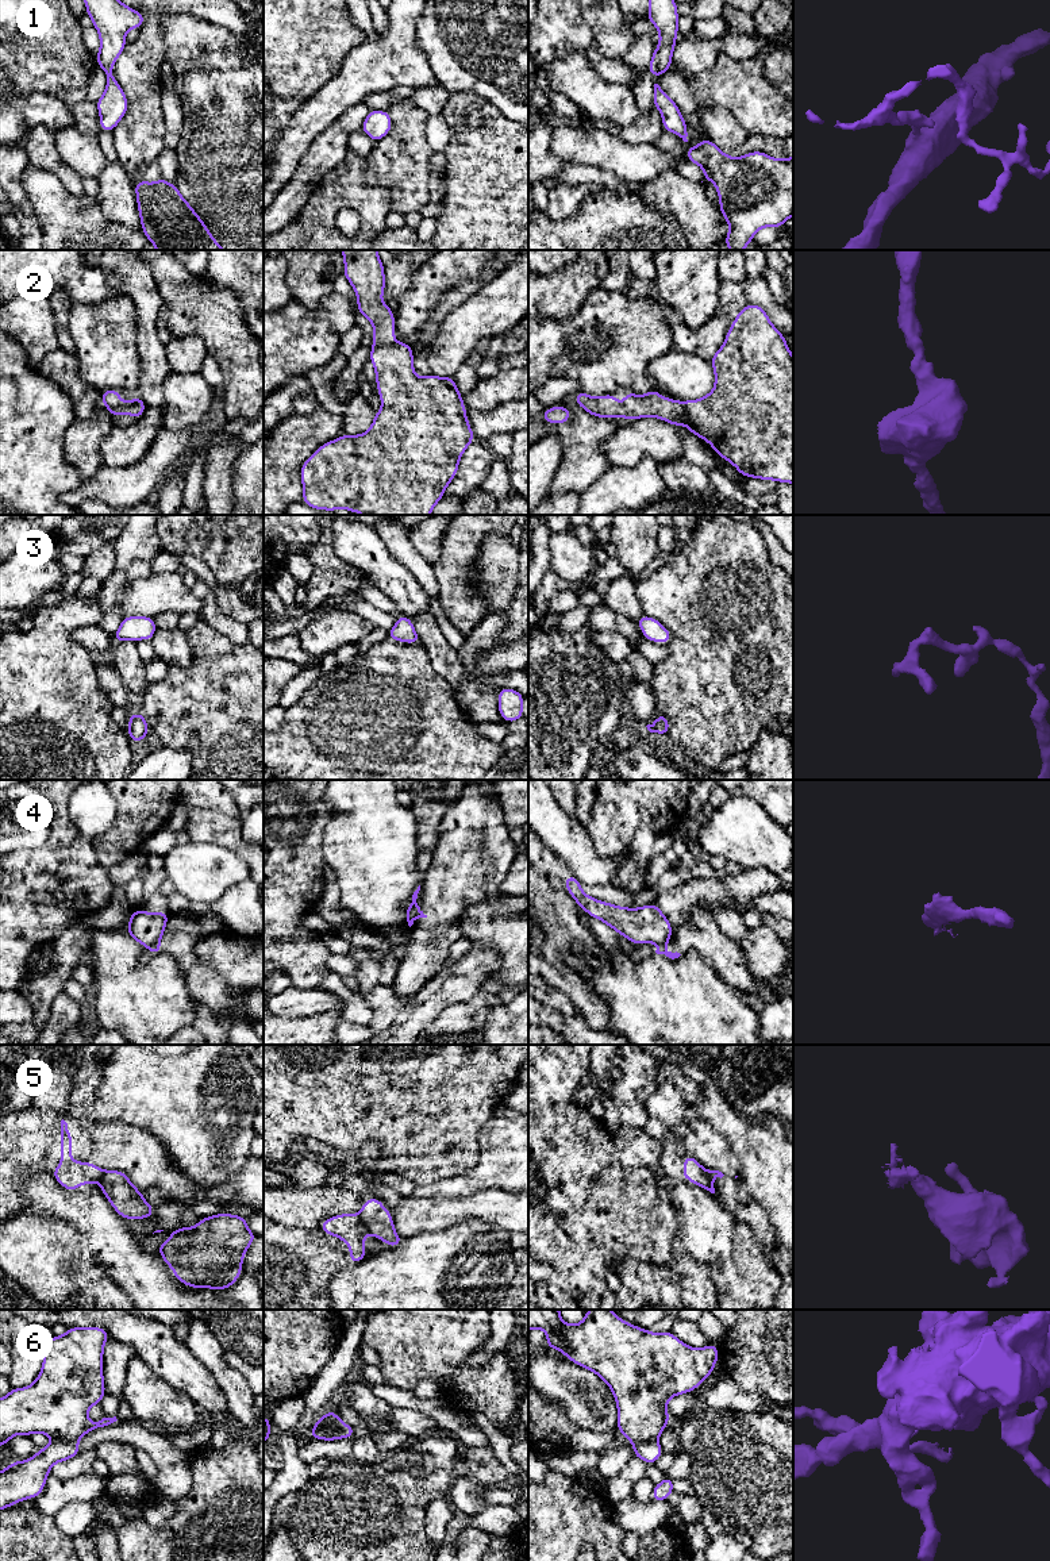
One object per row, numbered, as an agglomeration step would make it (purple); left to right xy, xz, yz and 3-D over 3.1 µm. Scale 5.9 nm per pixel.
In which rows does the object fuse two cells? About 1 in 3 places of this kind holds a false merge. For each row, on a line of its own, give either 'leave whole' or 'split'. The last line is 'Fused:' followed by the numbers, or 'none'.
1: leave whole
2: leave whole
3: leave whole
4: split
5: split
6: split
Fused: 4, 5, 6

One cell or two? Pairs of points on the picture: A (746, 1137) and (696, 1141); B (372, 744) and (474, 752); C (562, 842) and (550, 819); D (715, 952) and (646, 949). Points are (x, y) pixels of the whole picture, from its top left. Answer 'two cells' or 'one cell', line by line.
A: two cells
B: one cell
C: one cell
D: one cell

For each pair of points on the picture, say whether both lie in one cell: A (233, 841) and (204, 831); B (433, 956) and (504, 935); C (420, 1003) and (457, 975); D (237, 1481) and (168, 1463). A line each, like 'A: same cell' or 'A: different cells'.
A: same cell
B: different cells
C: same cell
D: different cells

